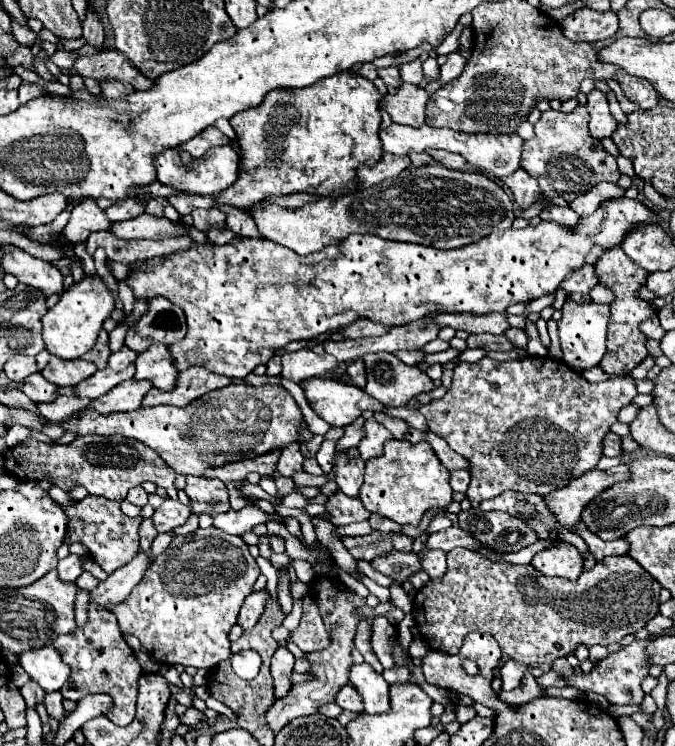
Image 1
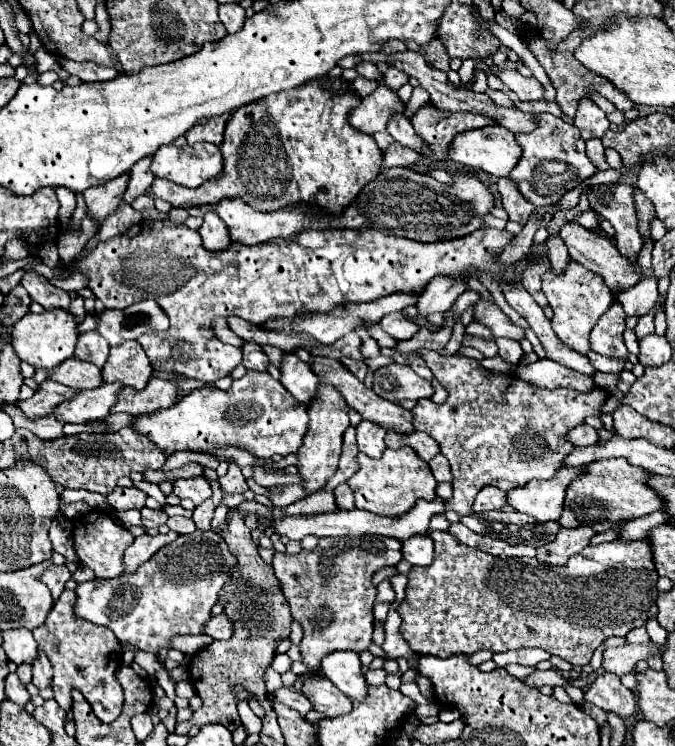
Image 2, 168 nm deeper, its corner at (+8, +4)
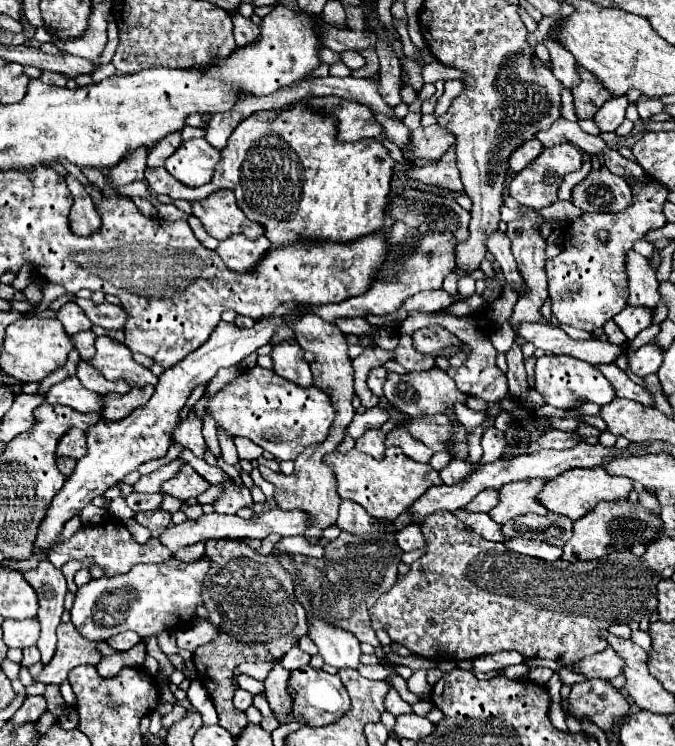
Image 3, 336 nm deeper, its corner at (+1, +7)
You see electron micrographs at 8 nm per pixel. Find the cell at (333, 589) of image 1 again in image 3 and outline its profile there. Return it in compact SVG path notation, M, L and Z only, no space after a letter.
M342 532L336 540L332 540L326 546L324 558L320 560L294 554L294 562L302 576L298 586L312 592L314 608L320 612L320 616L330 624L352 632L360 642L368 642L372 646L378 646L380 642L370 626L368 608L396 582L400 558L402 548L398 548L394 534L356 536L348 532Z

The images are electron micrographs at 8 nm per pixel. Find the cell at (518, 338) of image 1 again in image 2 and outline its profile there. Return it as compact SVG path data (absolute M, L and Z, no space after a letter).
M495 339L497 347L499 347L499 357L503 357L509 363L519 363L519 357L523 355L523 349L519 345L519 341L513 339Z

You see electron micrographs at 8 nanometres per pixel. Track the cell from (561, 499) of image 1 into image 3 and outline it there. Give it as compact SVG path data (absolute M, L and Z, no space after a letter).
M522 480L514 484L504 484L498 492L498 504L488 512L496 524L506 524L508 520L522 514L546 514L546 508L536 502L536 494L548 480Z

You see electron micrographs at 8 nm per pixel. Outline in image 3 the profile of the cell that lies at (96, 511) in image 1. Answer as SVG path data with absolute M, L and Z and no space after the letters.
M106 522L106 524L96 524L96 526L80 528L68 540L60 542L58 546L54 546L50 550L50 554L48 554L48 560L60 570L70 560L94 558L94 562L100 568L104 568L106 576L118 576L118 574L126 574L136 564L142 564L142 562L166 562L170 556L172 556L172 552L168 548L164 548L158 538L150 538L146 544L138 544L132 538L132 534L126 530L124 524L120 524L120 522Z

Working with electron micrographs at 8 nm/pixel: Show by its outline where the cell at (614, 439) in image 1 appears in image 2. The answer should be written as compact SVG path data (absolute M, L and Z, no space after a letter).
M577 425L573 431L569 431L567 439L575 447L587 447L587 445L599 443L599 433L593 427L589 427L589 425Z

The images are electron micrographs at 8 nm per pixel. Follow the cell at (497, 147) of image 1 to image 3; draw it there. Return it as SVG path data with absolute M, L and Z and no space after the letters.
M530 140L526 142L524 146L520 146L512 156L510 156L510 170L514 172L520 172L522 168L526 168L532 160L536 160L536 156L540 156L542 152L542 146L540 146L540 140Z

